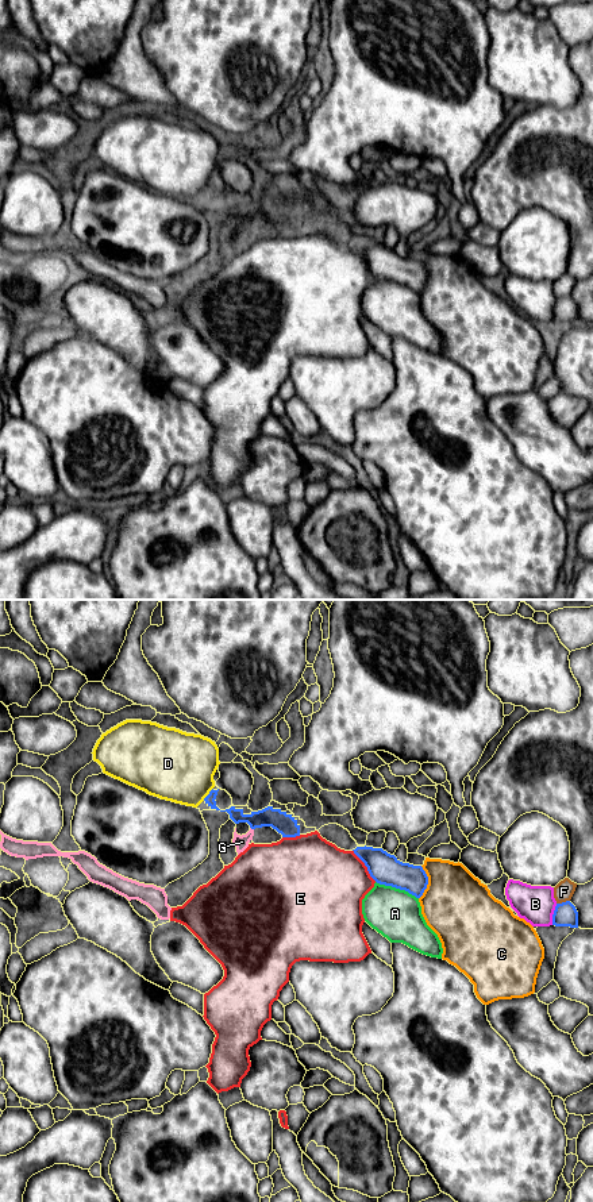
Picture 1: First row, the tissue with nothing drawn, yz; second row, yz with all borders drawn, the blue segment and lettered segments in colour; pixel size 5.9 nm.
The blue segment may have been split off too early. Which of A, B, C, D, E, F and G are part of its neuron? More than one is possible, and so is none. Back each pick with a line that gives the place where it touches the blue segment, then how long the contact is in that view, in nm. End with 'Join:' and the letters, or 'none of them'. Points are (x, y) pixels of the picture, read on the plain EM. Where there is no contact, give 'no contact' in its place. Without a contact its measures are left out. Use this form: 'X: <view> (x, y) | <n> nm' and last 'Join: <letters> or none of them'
Join: none of them

